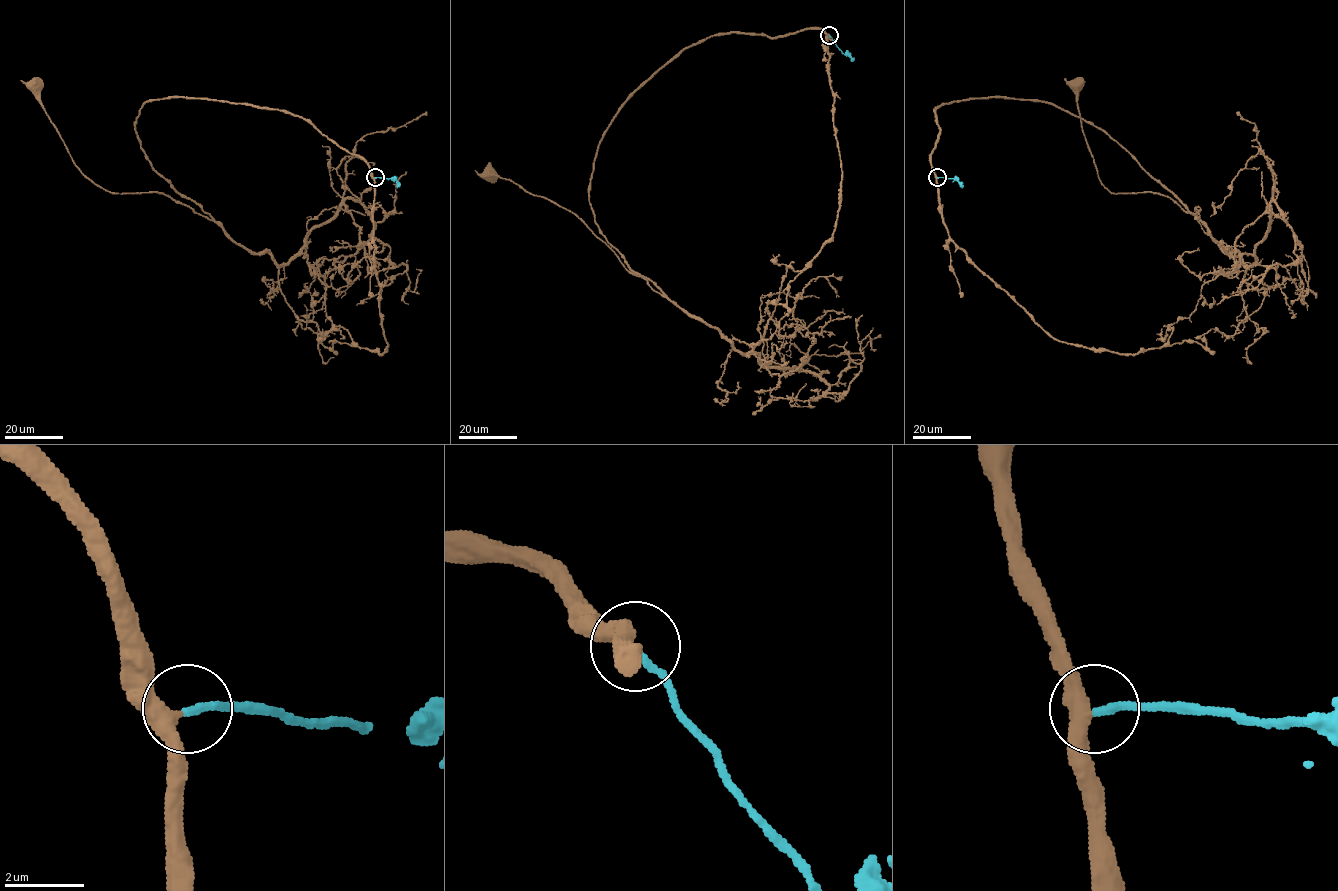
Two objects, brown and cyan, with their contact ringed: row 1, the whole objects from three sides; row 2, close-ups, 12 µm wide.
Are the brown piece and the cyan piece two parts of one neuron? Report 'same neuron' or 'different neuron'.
same neuron

